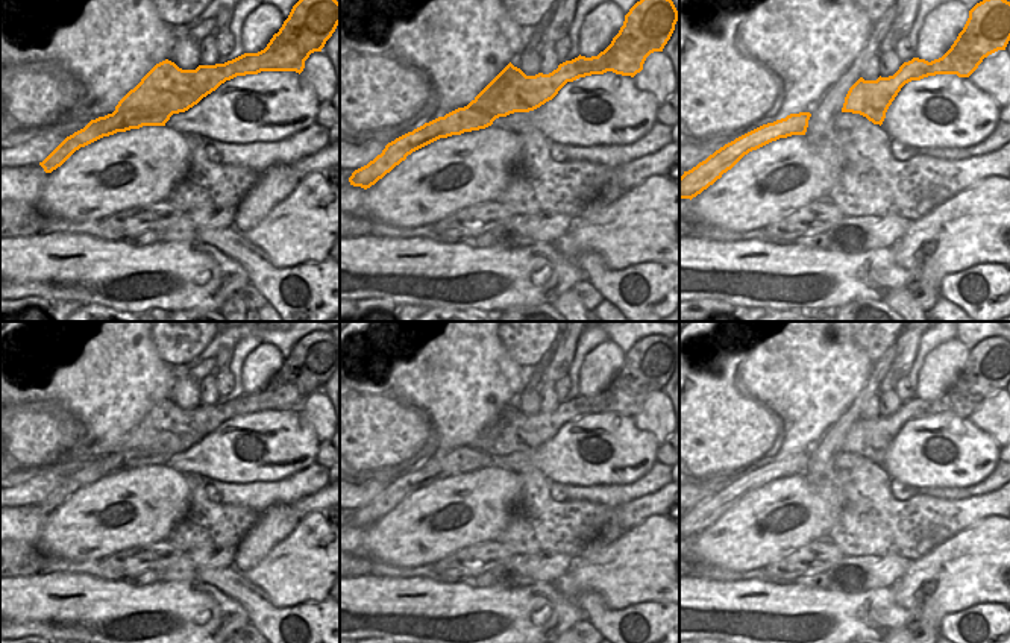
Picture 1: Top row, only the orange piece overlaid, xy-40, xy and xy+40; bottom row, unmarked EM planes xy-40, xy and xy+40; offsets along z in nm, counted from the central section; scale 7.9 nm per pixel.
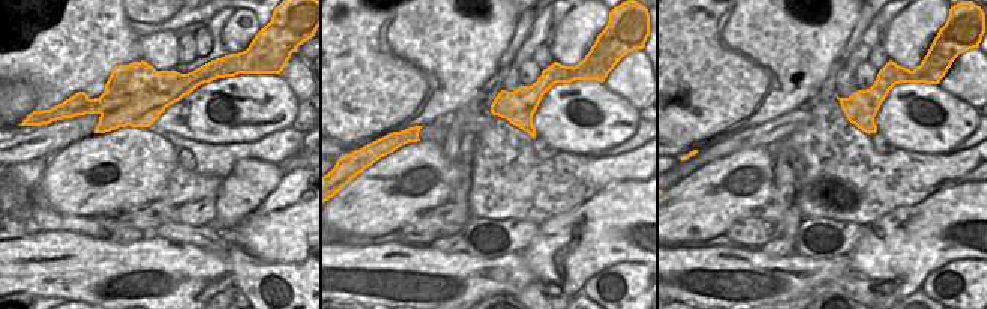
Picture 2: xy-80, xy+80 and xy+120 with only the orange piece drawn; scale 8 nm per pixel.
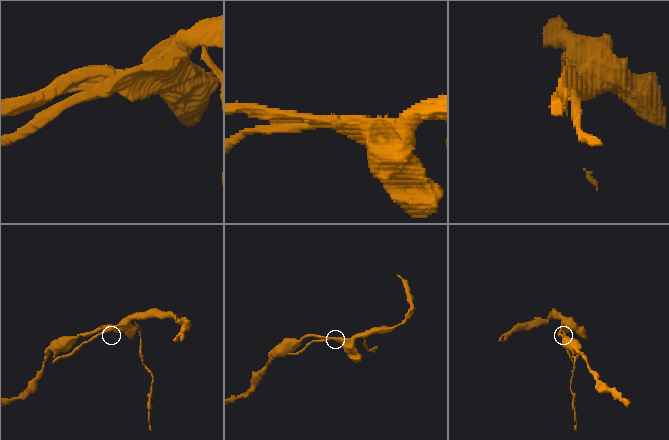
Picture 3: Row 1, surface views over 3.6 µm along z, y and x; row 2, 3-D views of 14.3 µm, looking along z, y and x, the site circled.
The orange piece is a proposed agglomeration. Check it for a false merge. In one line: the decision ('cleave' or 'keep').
cleave

